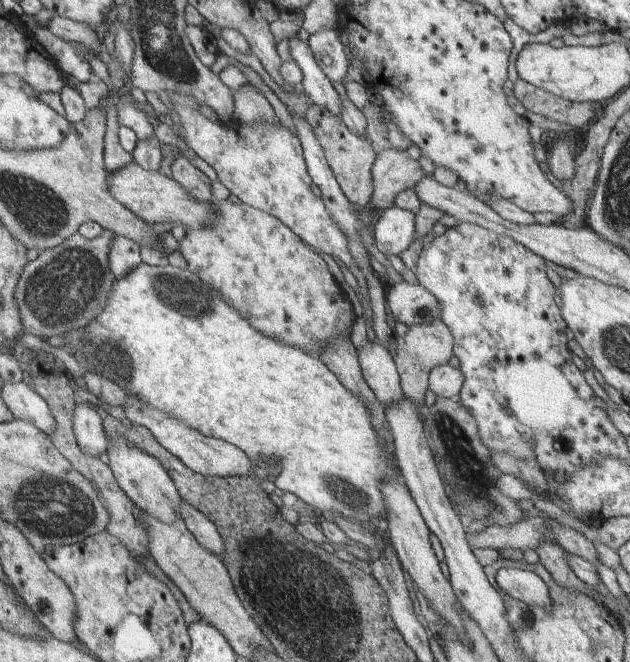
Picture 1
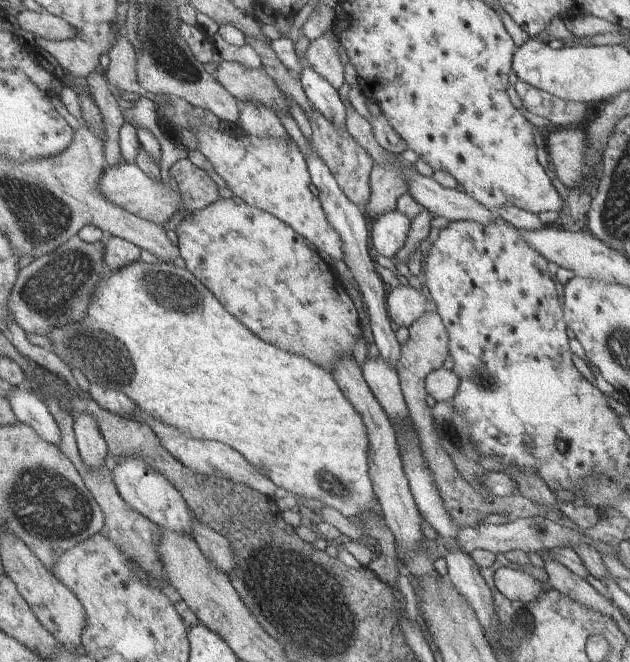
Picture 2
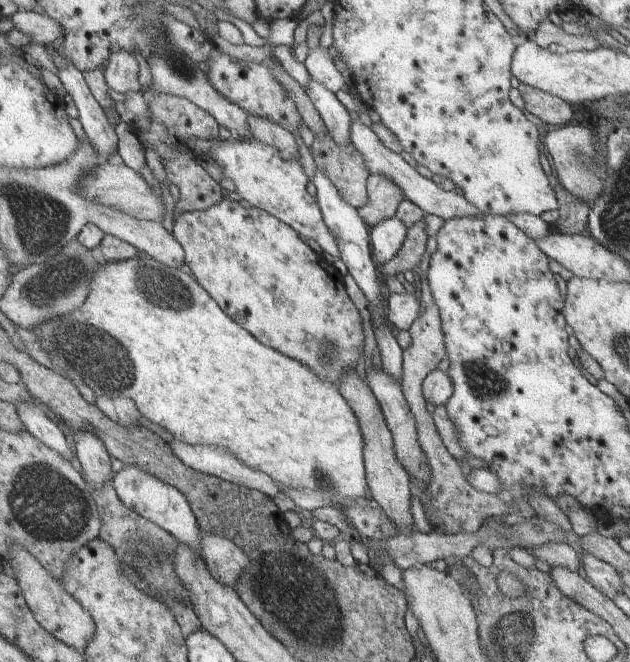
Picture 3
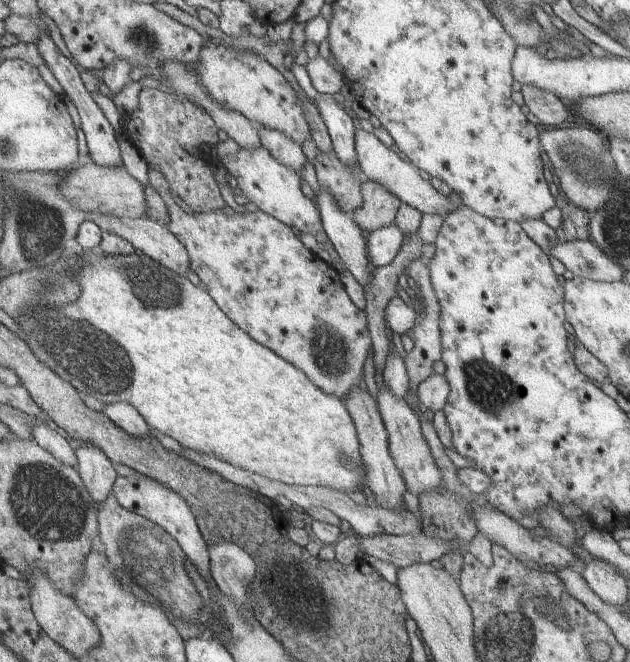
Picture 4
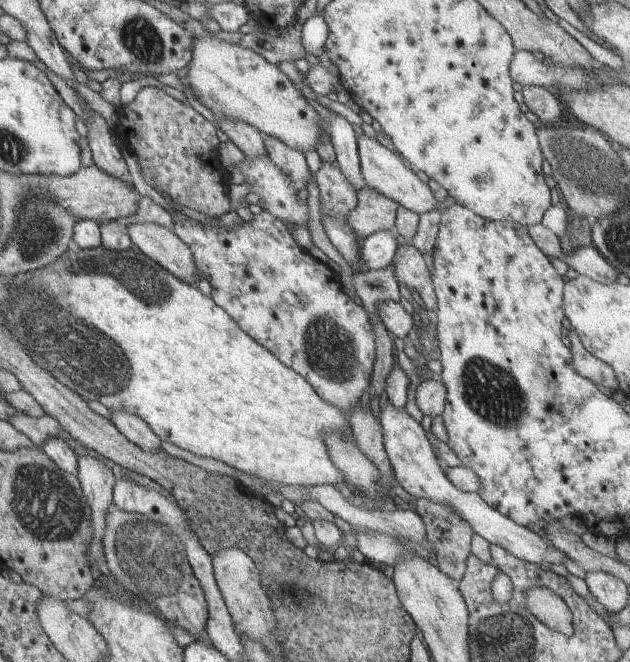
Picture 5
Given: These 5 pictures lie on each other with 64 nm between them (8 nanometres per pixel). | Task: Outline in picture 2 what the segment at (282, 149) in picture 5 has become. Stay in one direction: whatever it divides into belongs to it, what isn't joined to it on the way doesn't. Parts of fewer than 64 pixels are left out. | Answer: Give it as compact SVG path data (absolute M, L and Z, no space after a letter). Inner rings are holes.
M252 100L239 103L241 108L238 125L252 136L261 138L278 138L278 140L290 140L279 117L265 104L258 104Z

